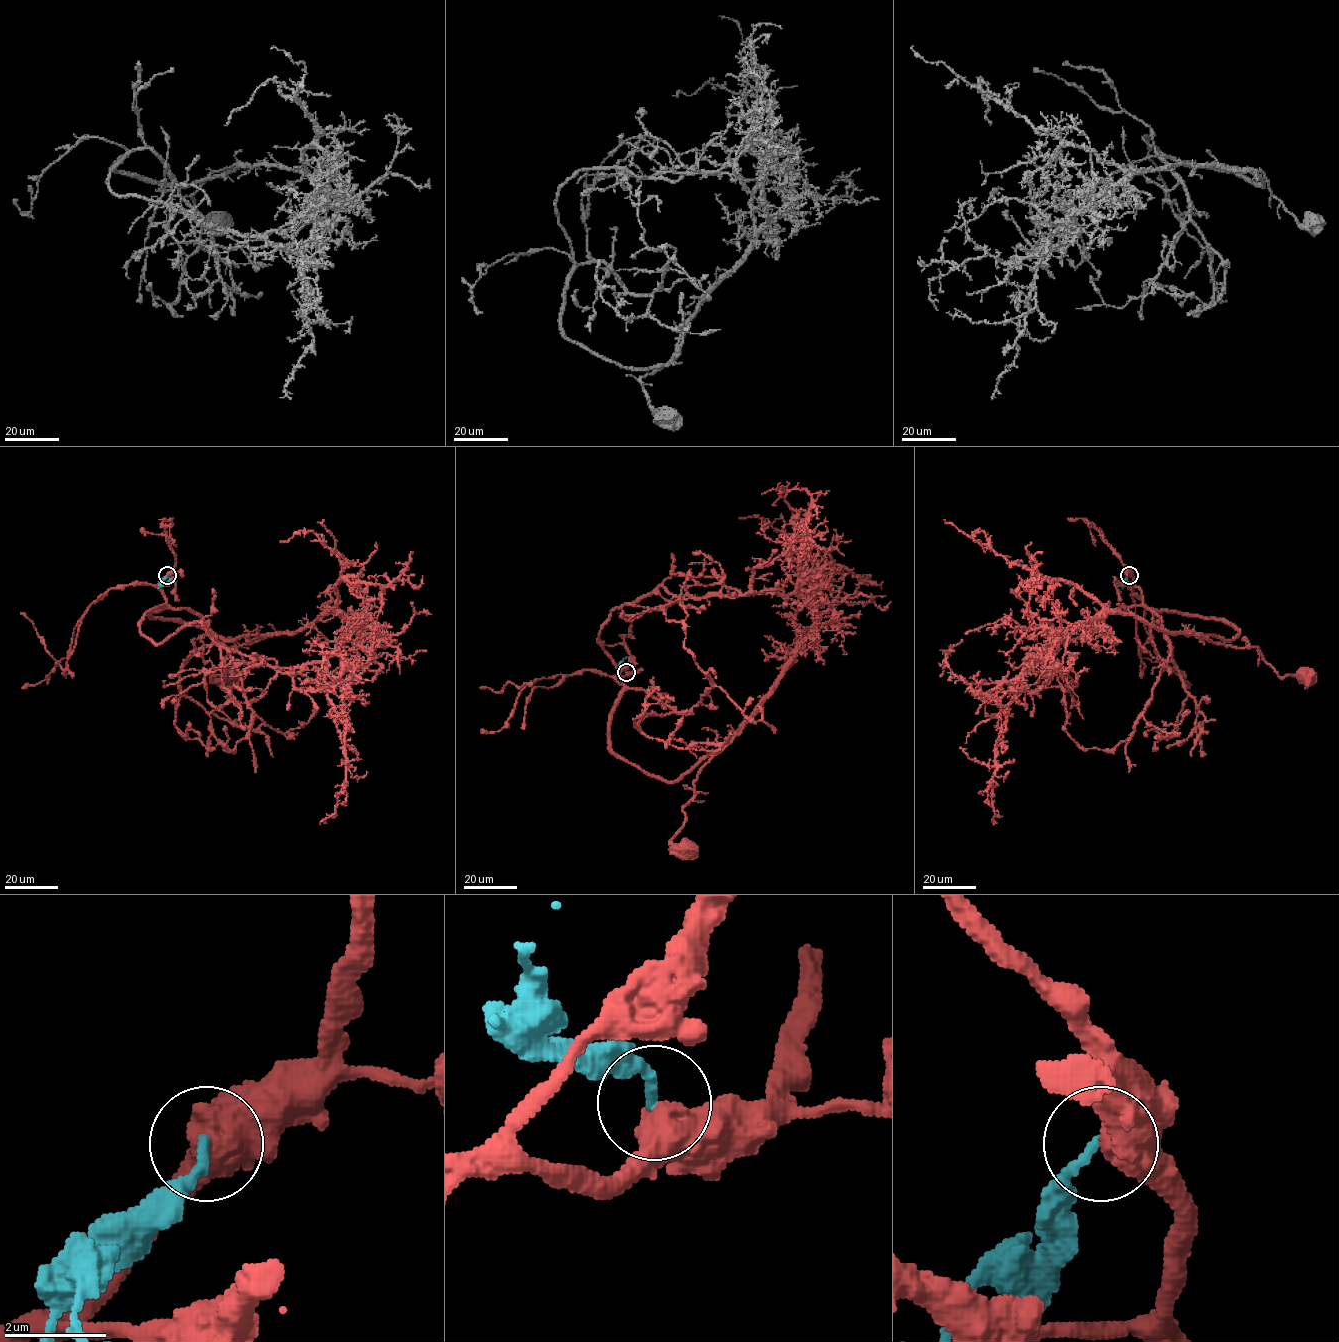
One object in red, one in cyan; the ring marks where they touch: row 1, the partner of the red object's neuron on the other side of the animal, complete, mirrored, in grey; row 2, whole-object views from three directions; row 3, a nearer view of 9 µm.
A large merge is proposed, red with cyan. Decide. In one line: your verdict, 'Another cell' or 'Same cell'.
Another cell

